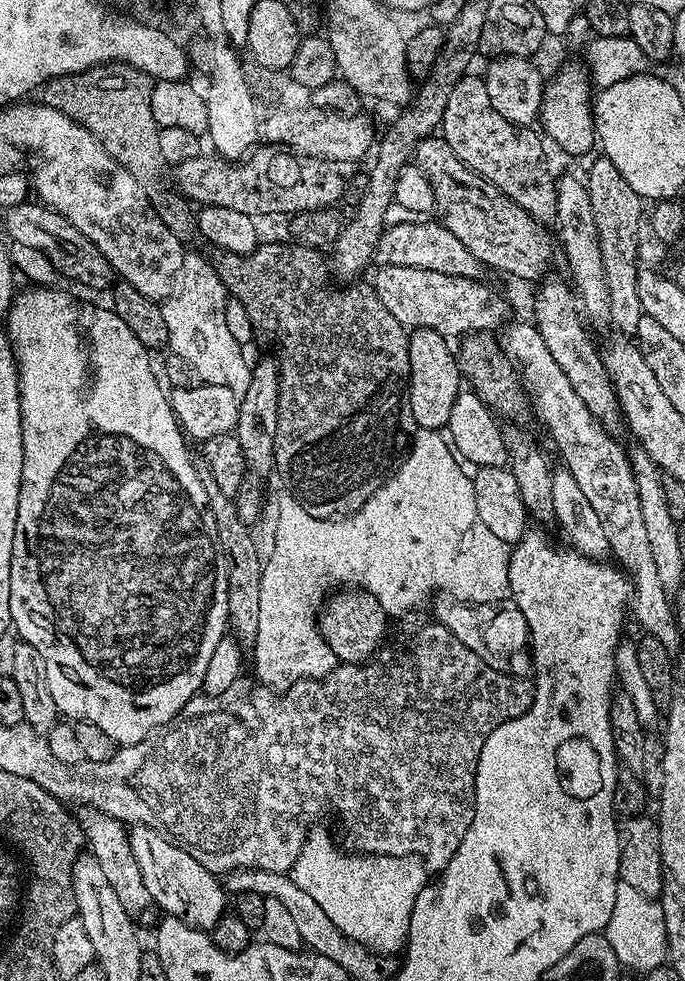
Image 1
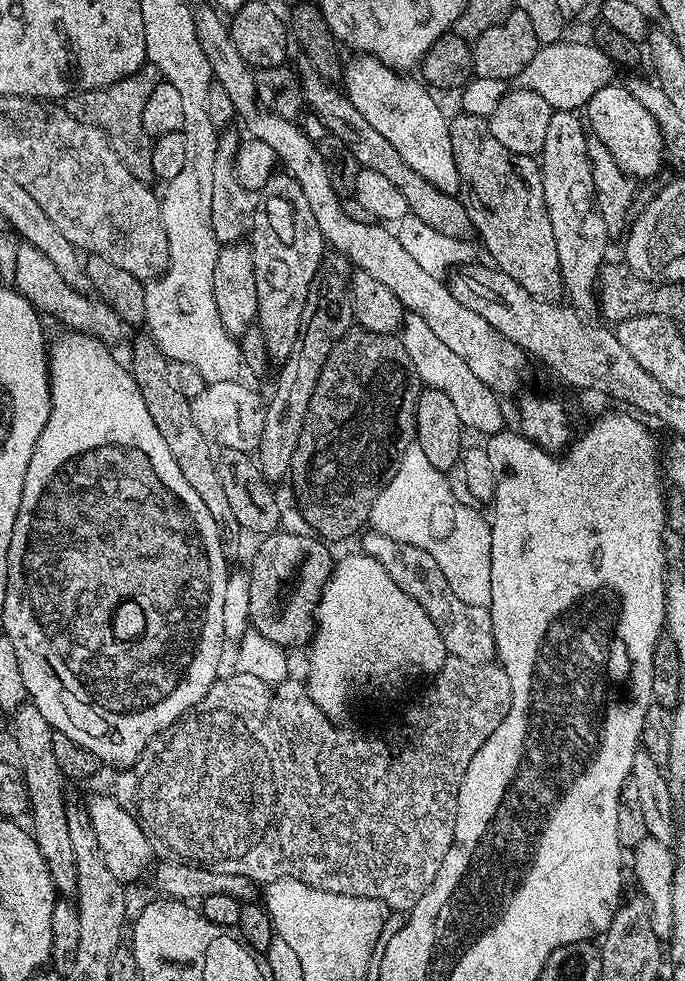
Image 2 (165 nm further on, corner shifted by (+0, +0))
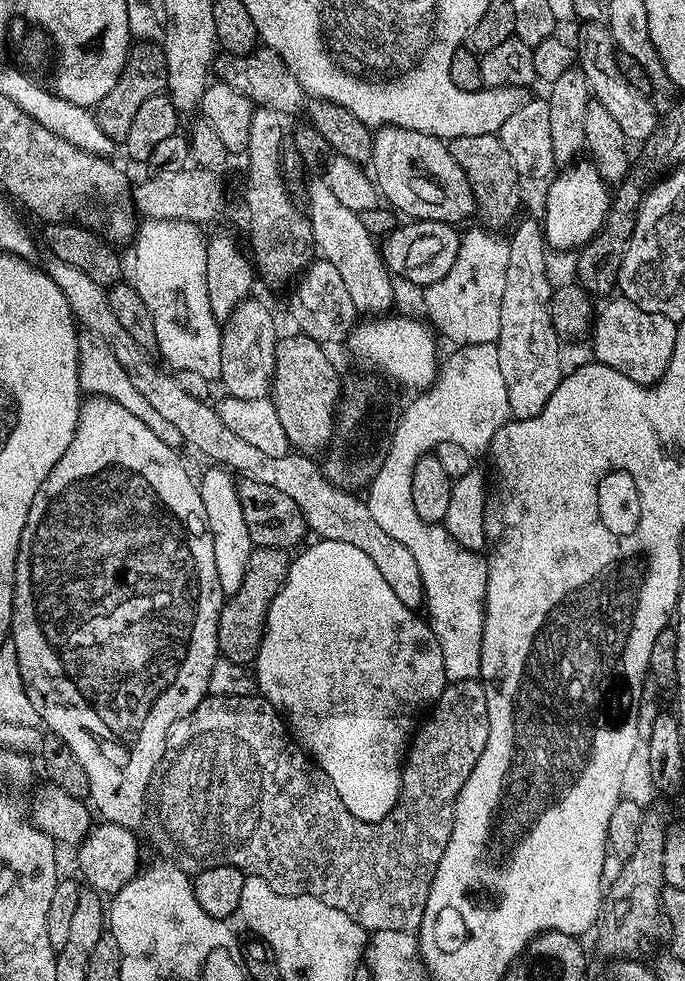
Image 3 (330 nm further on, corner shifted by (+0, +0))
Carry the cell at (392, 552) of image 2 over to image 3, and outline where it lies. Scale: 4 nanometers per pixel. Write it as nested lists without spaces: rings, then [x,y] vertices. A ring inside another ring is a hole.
[[[49,255],[47,259],[48,276],[54,278],[54,286],[58,286],[62,294],[66,294],[66,302],[70,302],[70,310],[76,317],[77,325],[81,329],[98,334],[109,343],[119,365],[129,375],[131,385],[179,431],[187,447],[197,448],[202,455],[212,459],[209,461],[231,470],[237,477],[266,482],[266,486],[275,486],[277,490],[282,490],[282,494],[288,495],[298,505],[298,510],[302,510],[304,521],[313,533],[317,532],[321,536],[317,536],[321,541],[331,542],[333,545],[338,542],[350,542],[350,546],[358,546],[362,554],[367,554],[370,562],[378,566],[382,578],[386,578],[390,590],[398,594],[398,602],[413,610],[419,609],[418,606],[423,600],[425,603],[426,582],[420,577],[414,554],[410,554],[410,550],[406,550],[402,542],[390,538],[390,534],[386,534],[386,530],[382,530],[382,526],[374,522],[371,508],[361,497],[360,500],[356,497],[359,495],[343,488],[335,488],[326,479],[313,457],[289,454],[282,458],[270,458],[270,454],[257,450],[256,447],[250,446],[250,442],[238,438],[238,434],[233,434],[226,427],[226,422],[222,422],[222,418],[208,400],[199,400],[186,394],[178,386],[175,375],[167,376],[148,357],[151,355],[140,348],[138,342],[130,338],[130,334],[126,334],[126,326],[121,326],[114,310],[110,310],[107,291],[101,284],[86,278],[82,270],[62,262],[56,256]]]

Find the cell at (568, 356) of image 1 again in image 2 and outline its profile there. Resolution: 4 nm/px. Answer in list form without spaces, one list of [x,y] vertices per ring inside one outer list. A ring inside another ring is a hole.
[[[453,115],[448,125],[450,146],[454,150],[454,166],[458,166],[463,191],[468,191],[469,198],[476,203],[468,208],[475,235],[480,235],[489,258],[493,260],[491,263],[499,271],[514,278],[514,282],[518,282],[522,290],[540,300],[555,301],[556,295],[559,297],[563,293],[564,283],[558,266],[558,246],[554,246],[554,226],[550,226],[550,214],[546,210],[539,163],[533,157],[519,156],[506,150],[506,146],[502,146],[502,142],[498,142],[498,138],[494,138],[494,134],[488,129],[485,117],[459,115]]]

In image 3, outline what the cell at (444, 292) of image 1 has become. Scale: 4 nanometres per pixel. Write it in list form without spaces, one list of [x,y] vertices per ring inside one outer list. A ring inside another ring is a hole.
[[[313,259],[300,273],[294,287],[296,289],[292,292],[292,320],[300,327],[297,329],[303,335],[317,340],[319,344],[343,345],[358,323],[358,313],[349,291],[346,290],[346,282],[342,282],[337,268],[330,266],[330,262],[325,260]]]

